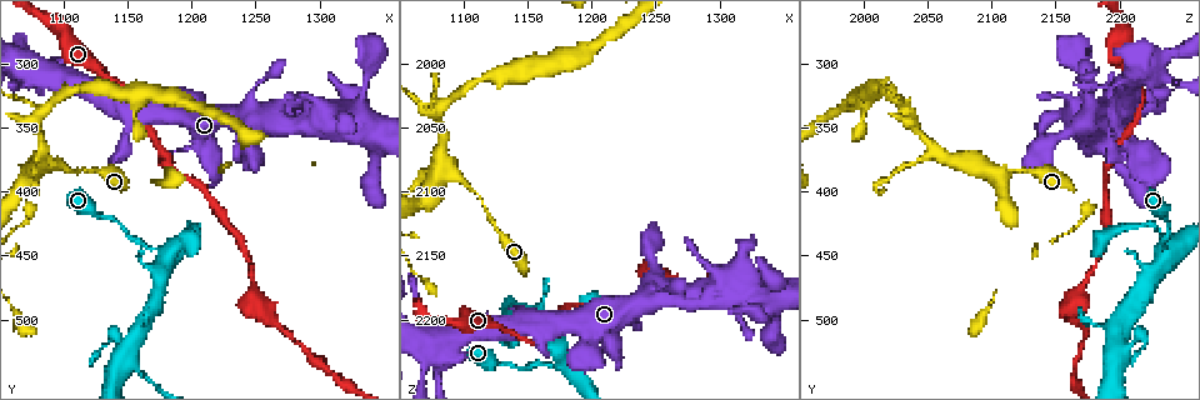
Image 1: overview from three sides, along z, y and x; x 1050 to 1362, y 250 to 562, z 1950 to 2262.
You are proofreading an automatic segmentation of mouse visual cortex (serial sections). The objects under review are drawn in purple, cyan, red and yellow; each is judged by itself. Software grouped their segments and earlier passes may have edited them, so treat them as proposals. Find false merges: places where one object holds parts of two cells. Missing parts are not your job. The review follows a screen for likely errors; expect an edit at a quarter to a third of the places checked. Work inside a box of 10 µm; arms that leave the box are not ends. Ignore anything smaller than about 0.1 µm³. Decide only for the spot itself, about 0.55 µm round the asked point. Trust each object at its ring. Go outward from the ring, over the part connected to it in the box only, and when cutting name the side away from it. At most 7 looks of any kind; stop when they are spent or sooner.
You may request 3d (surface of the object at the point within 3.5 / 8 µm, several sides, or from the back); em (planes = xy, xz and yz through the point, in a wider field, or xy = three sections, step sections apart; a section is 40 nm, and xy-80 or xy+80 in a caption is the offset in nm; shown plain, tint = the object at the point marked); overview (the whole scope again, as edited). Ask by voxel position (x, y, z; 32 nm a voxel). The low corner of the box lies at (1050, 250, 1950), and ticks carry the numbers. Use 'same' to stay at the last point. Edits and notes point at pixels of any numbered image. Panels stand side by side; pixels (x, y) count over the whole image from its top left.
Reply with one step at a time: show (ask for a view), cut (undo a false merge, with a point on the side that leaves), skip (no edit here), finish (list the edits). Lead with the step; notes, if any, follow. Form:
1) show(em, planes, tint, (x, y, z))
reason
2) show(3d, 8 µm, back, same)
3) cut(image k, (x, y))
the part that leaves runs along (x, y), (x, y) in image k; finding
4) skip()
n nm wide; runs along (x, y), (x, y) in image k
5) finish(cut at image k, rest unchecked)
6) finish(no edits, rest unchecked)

show(3d, 3.5 µm, (1108, 384, 2100))
thin neck

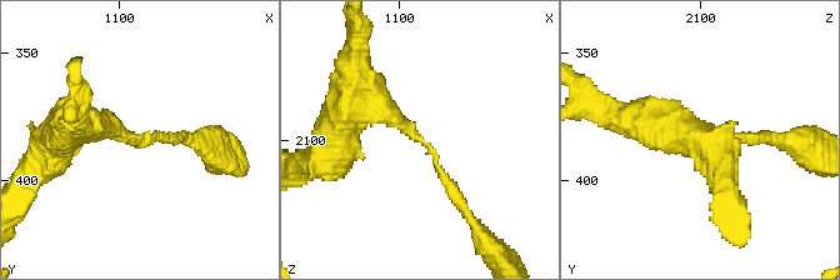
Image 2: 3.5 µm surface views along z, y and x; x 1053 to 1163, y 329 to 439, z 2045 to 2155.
show(em, planes, tint, (1109, 384, 2101))
arms of 150, 350 nm; need the tissue

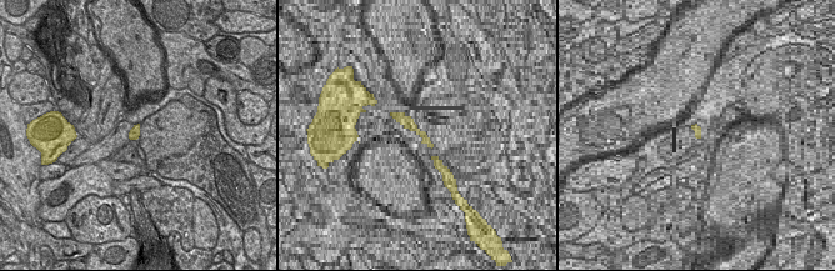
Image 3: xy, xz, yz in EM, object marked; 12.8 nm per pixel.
skip()
runs along (465, 209), (426, 144), (354, 90) in image 2; all the same cell

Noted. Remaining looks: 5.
show(3d, 3.5 µm, (1180, 448, 2236))
looks like a crossing

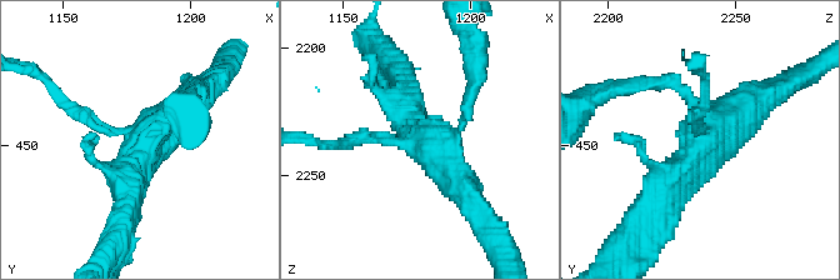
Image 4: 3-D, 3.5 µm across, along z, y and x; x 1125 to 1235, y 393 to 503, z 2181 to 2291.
show(em, xy, step 2, tint, (1179, 449, 2236))
4 arms; arms of 150, 150, 400, 450 nm

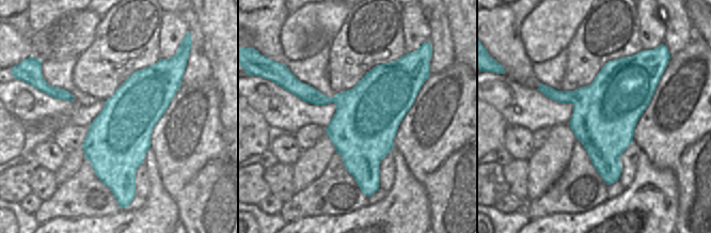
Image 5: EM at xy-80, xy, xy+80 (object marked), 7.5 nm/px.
skip()
runs along (63, 103), (139, 145), (128, 206) in image 4; one cell here

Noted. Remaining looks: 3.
show(em, planes, tint, (1086, 336, 2032))
a fork

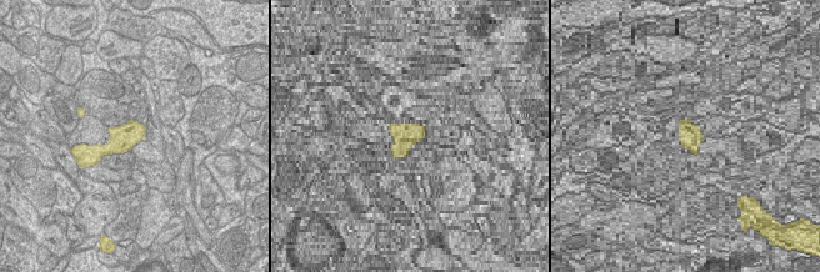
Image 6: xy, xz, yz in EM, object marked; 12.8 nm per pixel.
show(3d, 3.5 µm, same)
see where the arms go

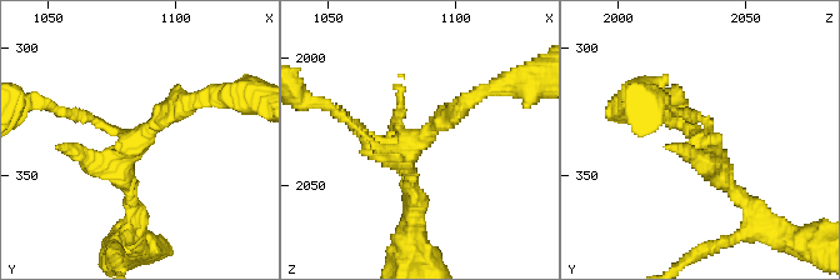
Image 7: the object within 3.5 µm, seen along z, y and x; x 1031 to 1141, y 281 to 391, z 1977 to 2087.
skip()
runs along (750, 205), (658, 98) in image 7; continuous, no second cell

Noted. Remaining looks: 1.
finish(no edits, rest unchecked)

